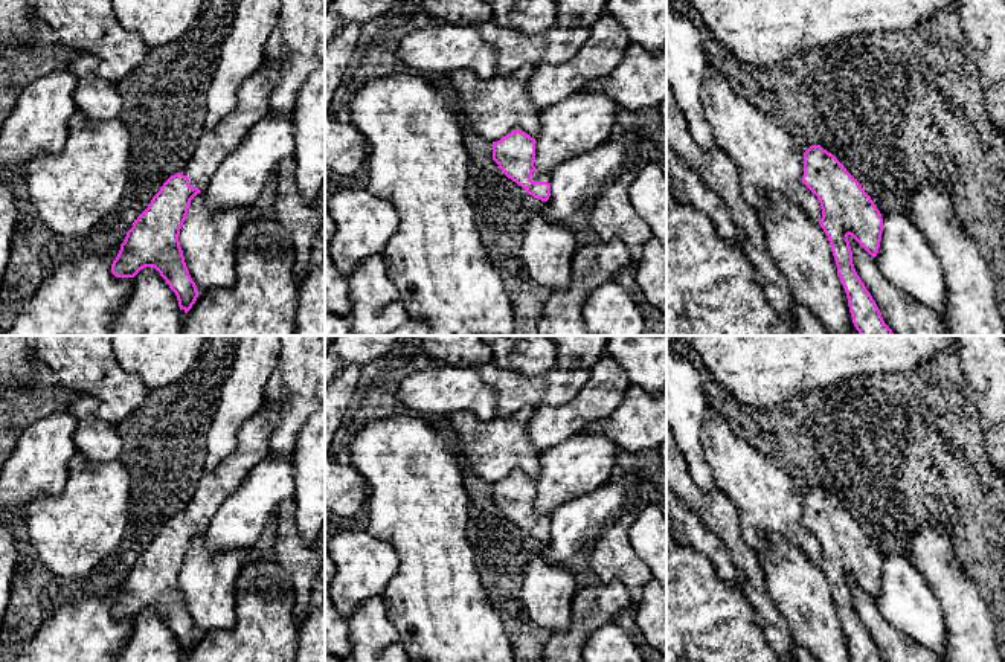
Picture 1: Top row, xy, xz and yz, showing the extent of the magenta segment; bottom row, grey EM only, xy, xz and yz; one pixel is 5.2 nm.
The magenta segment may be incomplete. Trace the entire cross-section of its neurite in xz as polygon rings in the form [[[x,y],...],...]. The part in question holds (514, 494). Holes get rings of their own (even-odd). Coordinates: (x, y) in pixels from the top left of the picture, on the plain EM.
[[[515,471],[493,484],[493,502],[502,514],[541,543],[551,538],[551,514],[535,511],[535,480]]]

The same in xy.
[[[279,403],[264,404],[259,412],[239,427],[235,450],[215,468],[203,471],[189,503],[180,514],[171,517],[163,525],[148,549],[134,561],[133,569],[127,574],[120,592],[111,606],[111,615],[116,619],[134,619],[142,610],[154,609],[175,635],[180,651],[188,656],[198,639],[198,633],[186,609],[178,577],[191,541],[201,532],[206,532],[217,509],[238,490],[250,470],[268,456],[270,435],[279,423],[281,413],[282,406]]]

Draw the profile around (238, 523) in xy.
[[[270,455],[259,461],[214,514],[206,529],[209,557],[250,549],[294,491],[291,458]]]

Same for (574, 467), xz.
[[[584,432],[541,452],[535,513],[551,514],[612,479],[616,450],[610,438]]]

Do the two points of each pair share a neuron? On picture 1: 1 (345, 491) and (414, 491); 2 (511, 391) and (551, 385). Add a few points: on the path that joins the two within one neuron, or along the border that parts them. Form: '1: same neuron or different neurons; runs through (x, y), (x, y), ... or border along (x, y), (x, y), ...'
1: different neurons; border along (346, 462), (366, 481), (366, 507)
2: same neuron; runs through (520, 391), (542, 391)

